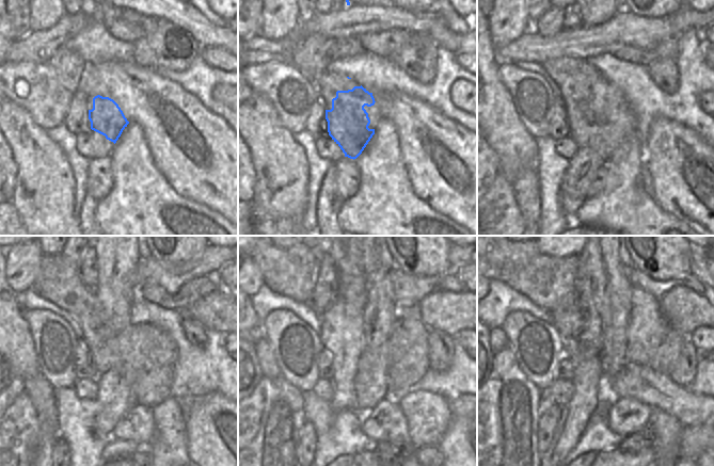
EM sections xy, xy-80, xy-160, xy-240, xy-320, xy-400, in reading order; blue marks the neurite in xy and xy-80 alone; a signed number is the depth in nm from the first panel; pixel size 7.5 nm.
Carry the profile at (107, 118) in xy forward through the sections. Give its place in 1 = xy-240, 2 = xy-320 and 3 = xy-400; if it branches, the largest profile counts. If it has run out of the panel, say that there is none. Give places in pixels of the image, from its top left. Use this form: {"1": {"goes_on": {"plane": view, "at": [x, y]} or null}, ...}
{"1": {"goes_on": {"plane": "xy-240", "at": [117, 257]}}, "2": {"goes_on": {"plane": "xy-320", "at": [345, 366]}}, "3": {"goes_on": {"plane": "xy-400", "at": [591, 390]}}}

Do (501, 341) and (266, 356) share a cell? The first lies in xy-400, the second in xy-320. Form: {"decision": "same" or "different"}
{"decision": "same"}

